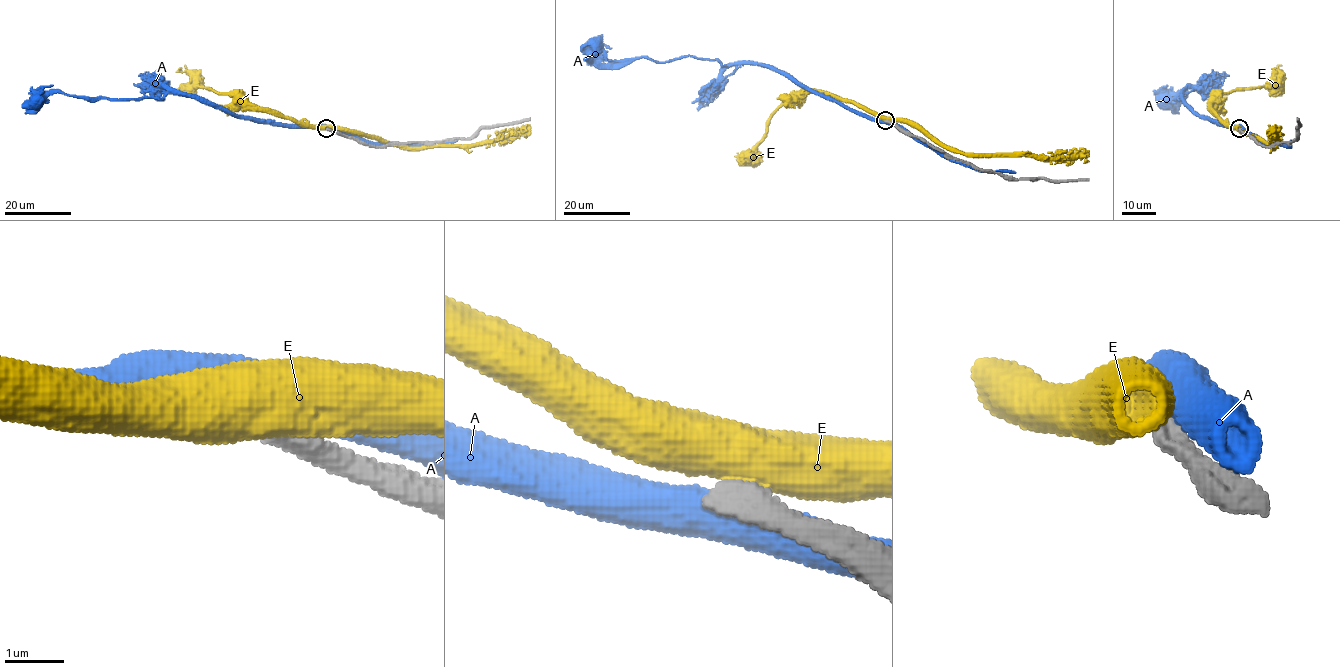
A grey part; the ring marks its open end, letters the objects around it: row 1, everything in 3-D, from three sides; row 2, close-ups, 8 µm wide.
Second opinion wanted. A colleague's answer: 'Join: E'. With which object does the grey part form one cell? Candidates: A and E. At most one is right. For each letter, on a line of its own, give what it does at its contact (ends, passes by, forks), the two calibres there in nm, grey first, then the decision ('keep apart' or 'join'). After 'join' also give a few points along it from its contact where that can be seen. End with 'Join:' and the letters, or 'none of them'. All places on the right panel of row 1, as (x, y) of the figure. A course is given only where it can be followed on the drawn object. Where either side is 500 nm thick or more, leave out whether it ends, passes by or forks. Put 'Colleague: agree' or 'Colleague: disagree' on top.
Colleague: disagree
A: 400 nm thick on the grey side, 550 nm on the other; keep apart
E: 500 nm thick on the grey side, 800 nm on the other; keep apart
Join: none of them

